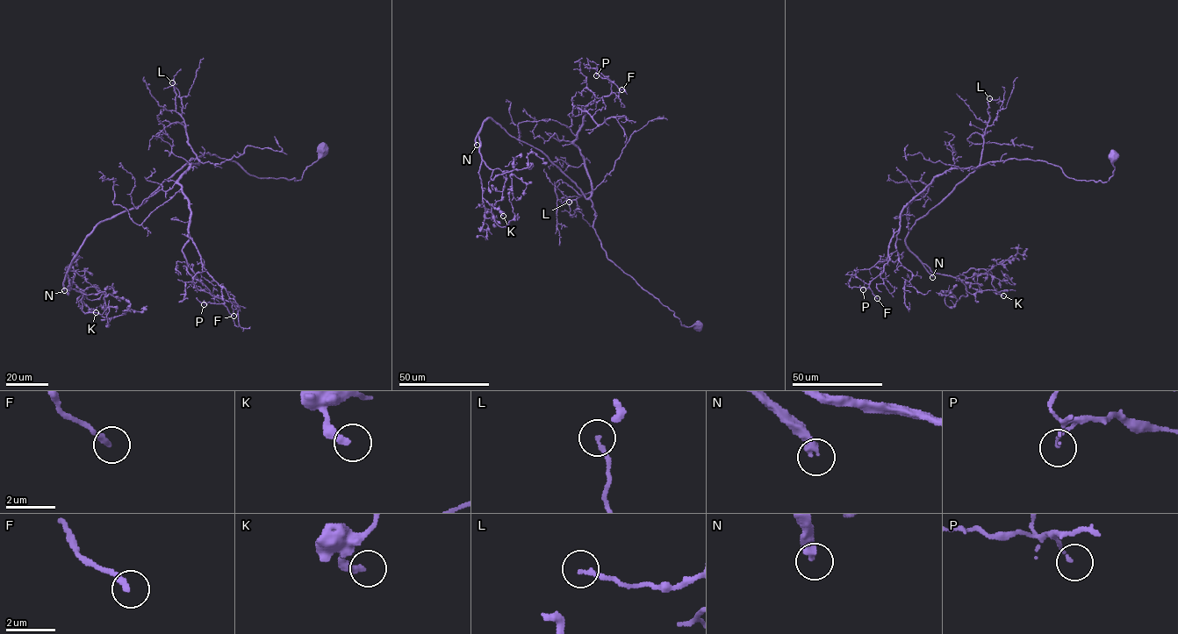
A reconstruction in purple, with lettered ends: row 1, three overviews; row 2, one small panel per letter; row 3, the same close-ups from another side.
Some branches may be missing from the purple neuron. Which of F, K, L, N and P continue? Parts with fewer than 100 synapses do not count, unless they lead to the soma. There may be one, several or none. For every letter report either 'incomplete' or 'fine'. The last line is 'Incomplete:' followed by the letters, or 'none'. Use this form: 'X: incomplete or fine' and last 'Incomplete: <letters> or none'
F: fine
K: fine
L: fine
N: incomplete
P: fine
Incomplete: N

